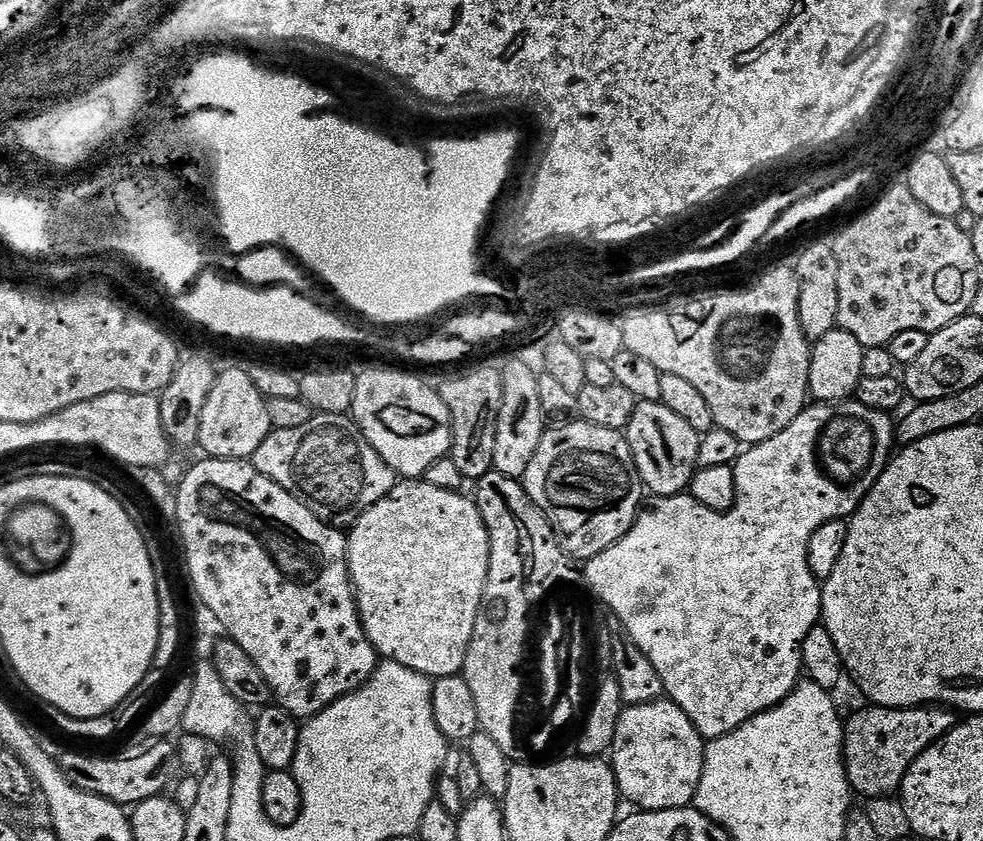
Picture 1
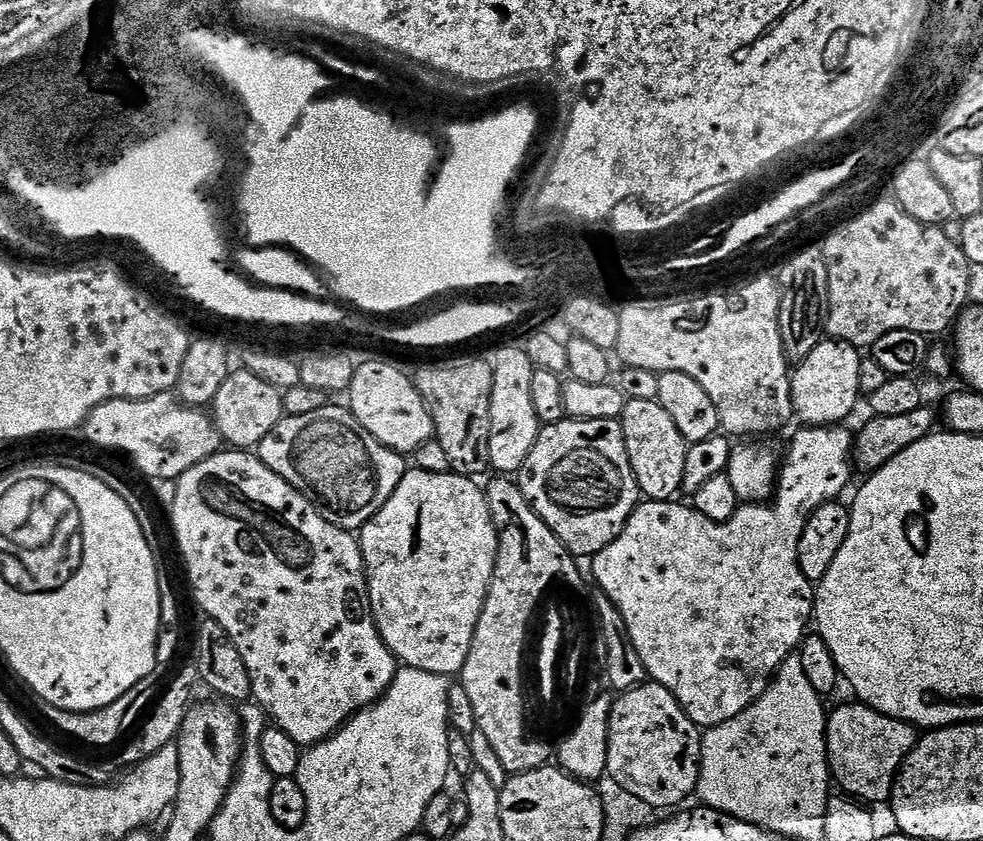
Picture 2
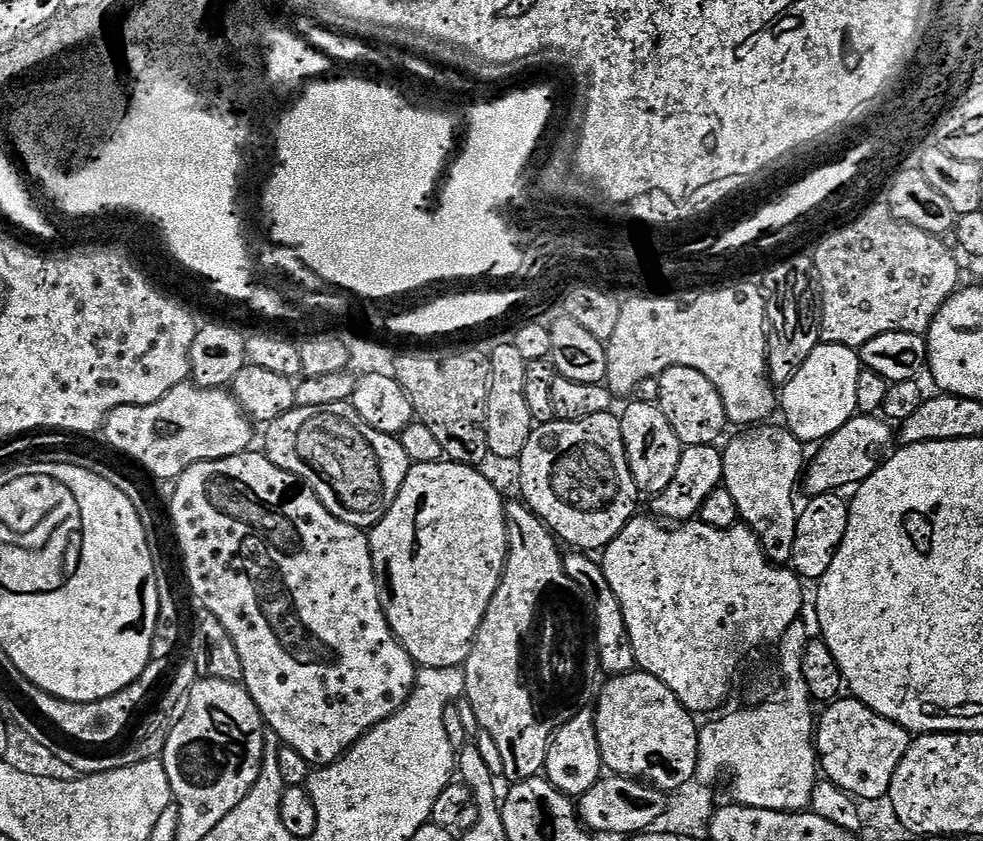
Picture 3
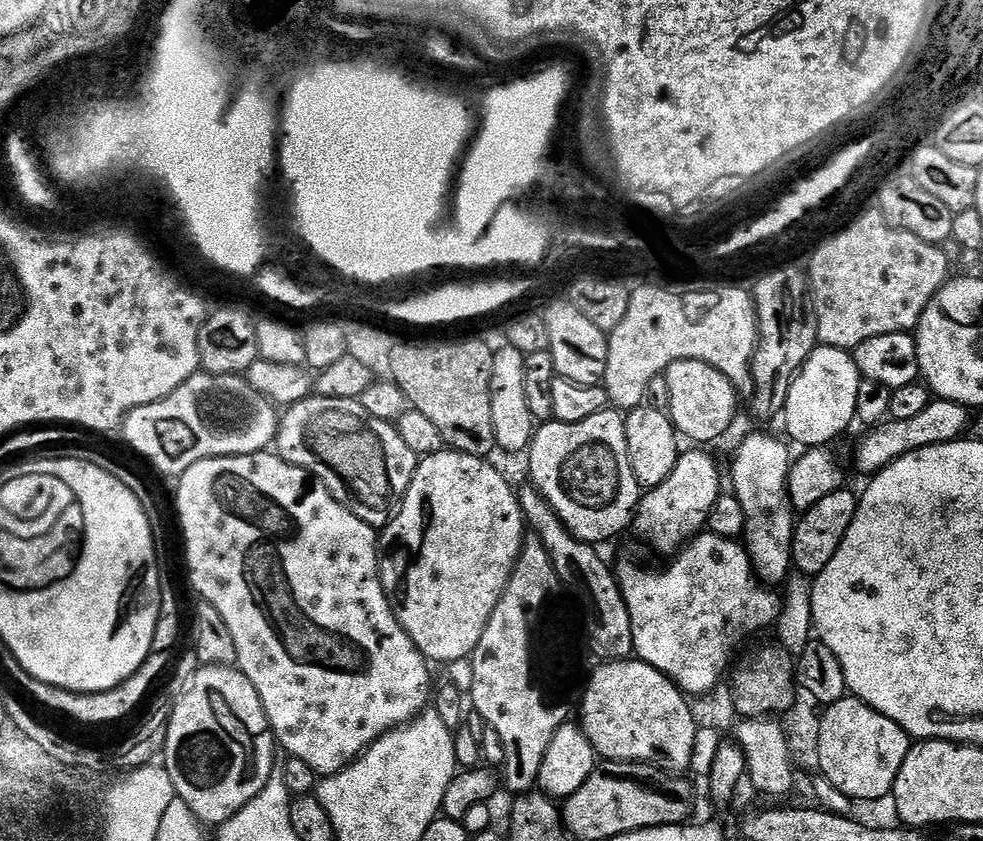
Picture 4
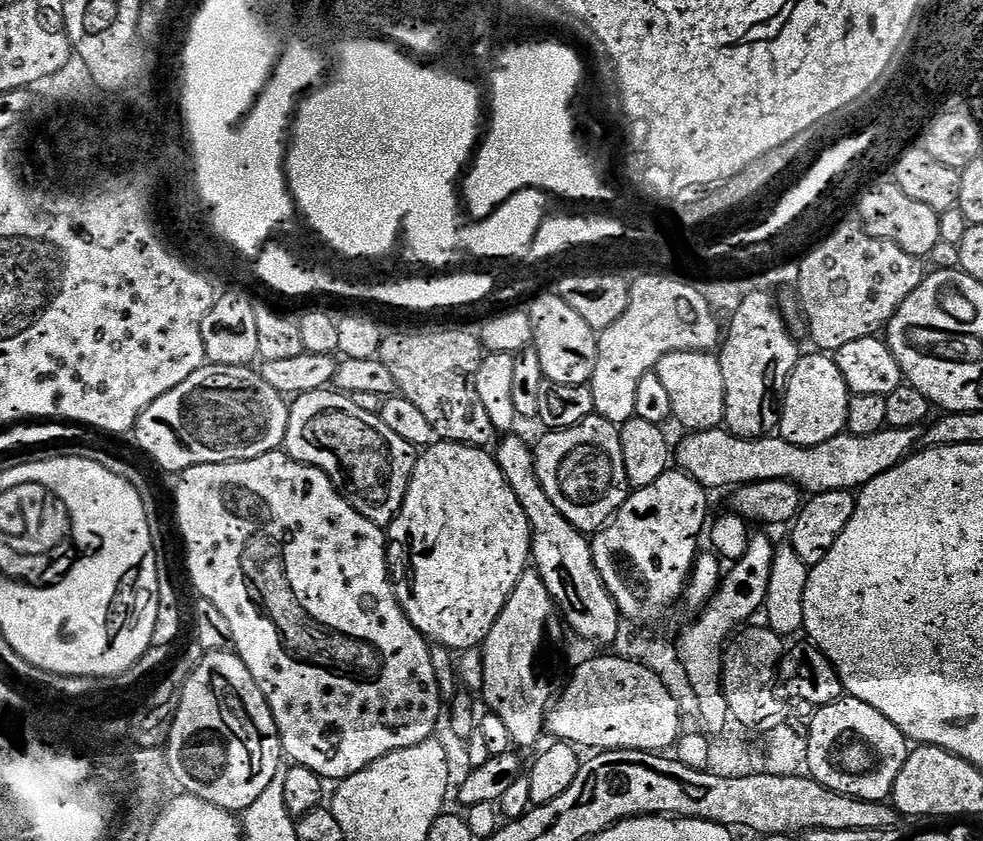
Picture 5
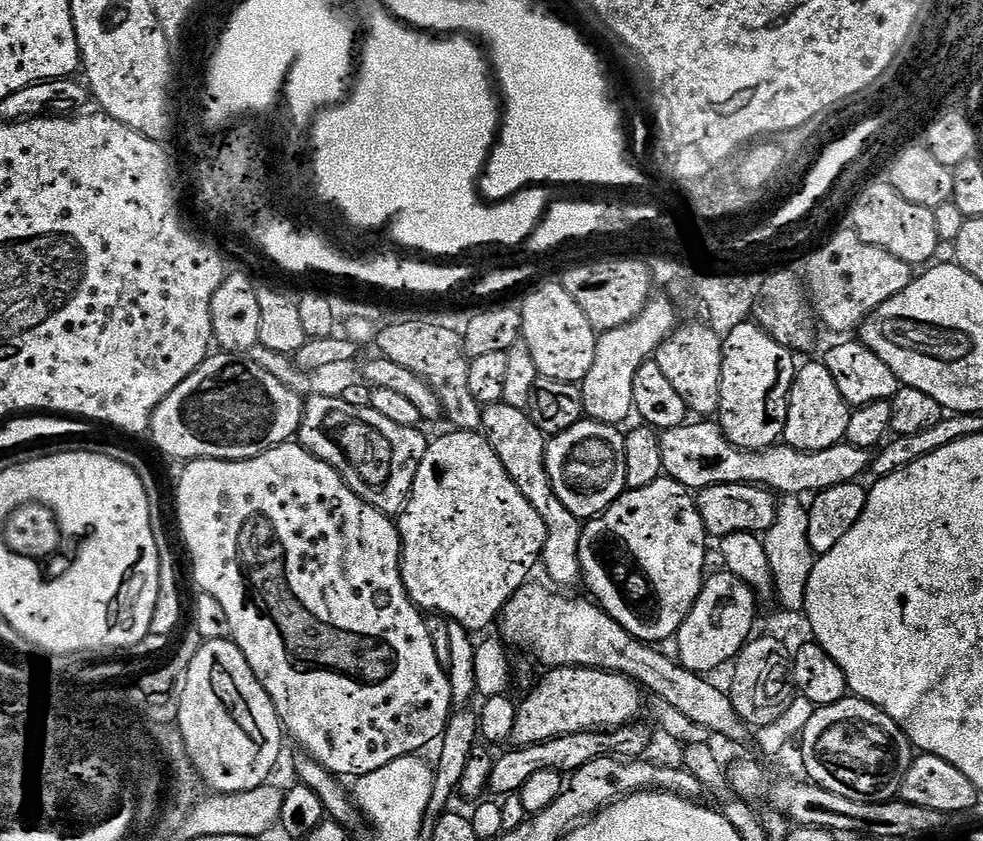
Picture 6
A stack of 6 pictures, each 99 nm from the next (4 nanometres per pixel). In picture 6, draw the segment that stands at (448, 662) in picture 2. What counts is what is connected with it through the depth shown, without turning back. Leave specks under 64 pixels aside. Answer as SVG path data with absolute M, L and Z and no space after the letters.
M448 430L445 436L429 443L408 503L399 513L398 527L402 545L400 573L412 603L425 613L460 624L470 634L477 634L491 624L493 627L509 598L529 583L532 567L541 563L548 533L546 522L522 498L522 490L514 486L483 435L459 430Z

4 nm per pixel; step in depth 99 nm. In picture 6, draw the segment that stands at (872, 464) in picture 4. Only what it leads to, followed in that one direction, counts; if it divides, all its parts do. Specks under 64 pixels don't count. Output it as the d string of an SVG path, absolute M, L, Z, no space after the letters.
M685 422L677 428L665 428L659 433L660 450L662 454L663 475L669 480L677 480L683 488L699 490L706 486L718 486L719 484L755 484L763 486L773 493L784 498L804 498L804 495L825 492L839 484L851 484L861 479L863 472L867 473L870 468L870 452L867 448L850 446L841 442L830 446L826 450L817 452L803 452L797 448L790 448L780 442L770 448L764 448L760 452L743 452L727 440L720 431L719 423Z

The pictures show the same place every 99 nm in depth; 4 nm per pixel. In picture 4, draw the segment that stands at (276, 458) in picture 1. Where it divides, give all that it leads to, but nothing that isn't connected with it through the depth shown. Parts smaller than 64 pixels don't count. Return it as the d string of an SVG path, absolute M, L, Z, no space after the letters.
M313 394L307 400L299 400L279 417L274 448L286 462L314 474L324 483L326 490L346 510L353 512L362 522L380 530L392 519L403 500L410 482L416 473L418 458L406 442L396 433L395 423L374 418L360 404L359 400L326 398Z

